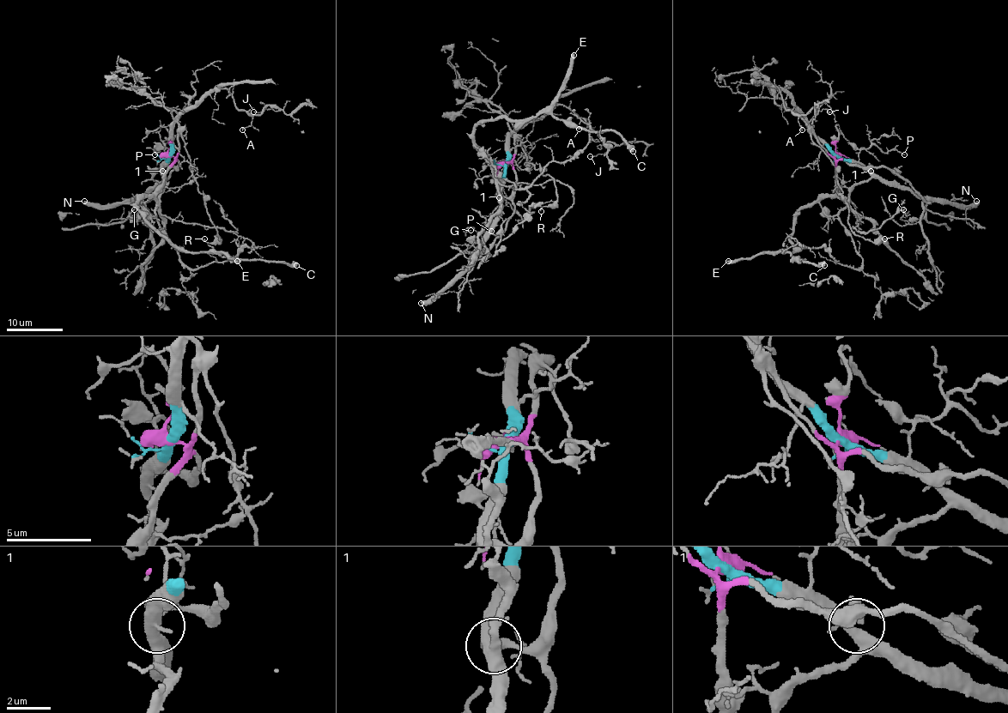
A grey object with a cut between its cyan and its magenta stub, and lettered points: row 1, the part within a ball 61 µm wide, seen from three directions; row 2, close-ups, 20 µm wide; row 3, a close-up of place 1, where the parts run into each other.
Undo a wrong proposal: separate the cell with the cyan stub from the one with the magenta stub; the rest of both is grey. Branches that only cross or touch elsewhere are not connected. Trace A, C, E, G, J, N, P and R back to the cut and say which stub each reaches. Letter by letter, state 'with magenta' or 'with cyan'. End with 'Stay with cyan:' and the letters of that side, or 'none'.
A: with cyan
C: with magenta
E: with magenta
G: with cyan
J: with cyan
N: with cyan
P: with cyan
R: with magenta
Stay with cyan: A, G, J, N, P

